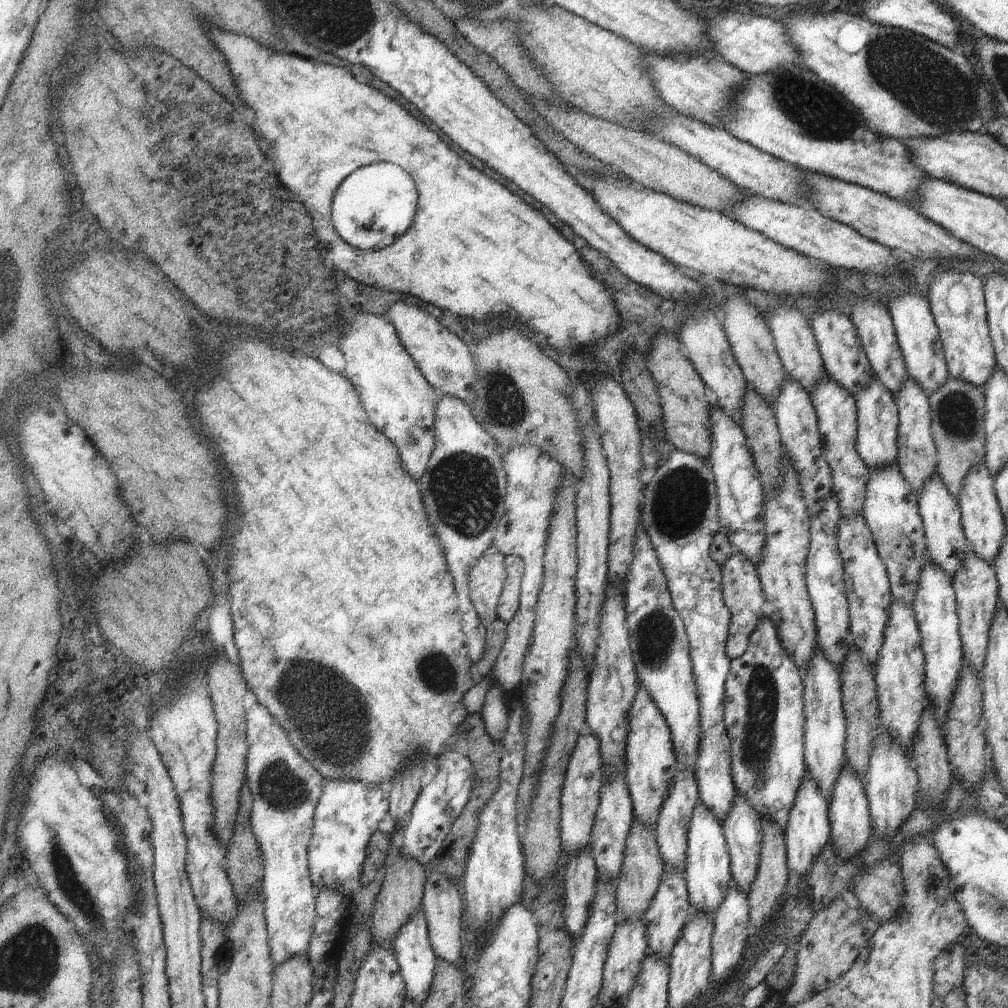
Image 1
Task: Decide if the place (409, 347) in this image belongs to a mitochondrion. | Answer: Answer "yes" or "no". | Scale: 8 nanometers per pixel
no

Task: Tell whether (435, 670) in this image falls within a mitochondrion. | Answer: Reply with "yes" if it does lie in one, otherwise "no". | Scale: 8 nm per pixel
yes

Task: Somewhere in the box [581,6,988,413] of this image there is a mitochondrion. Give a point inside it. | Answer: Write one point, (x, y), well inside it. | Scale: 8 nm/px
(900, 65)

